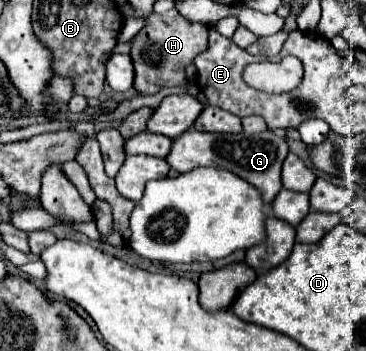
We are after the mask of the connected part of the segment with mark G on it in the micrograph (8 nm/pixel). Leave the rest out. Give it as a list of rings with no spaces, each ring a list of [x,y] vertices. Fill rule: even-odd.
[[[190,128],[188,132],[180,134],[172,140],[172,152],[168,152],[166,162],[170,168],[178,172],[190,172],[196,166],[220,166],[224,170],[236,172],[240,178],[250,182],[262,192],[262,198],[270,204],[274,196],[280,192],[280,168],[288,154],[288,144],[284,138],[272,134],[270,130],[262,134],[248,136],[244,132],[240,134],[210,134],[210,132],[196,132],[196,128]]]

